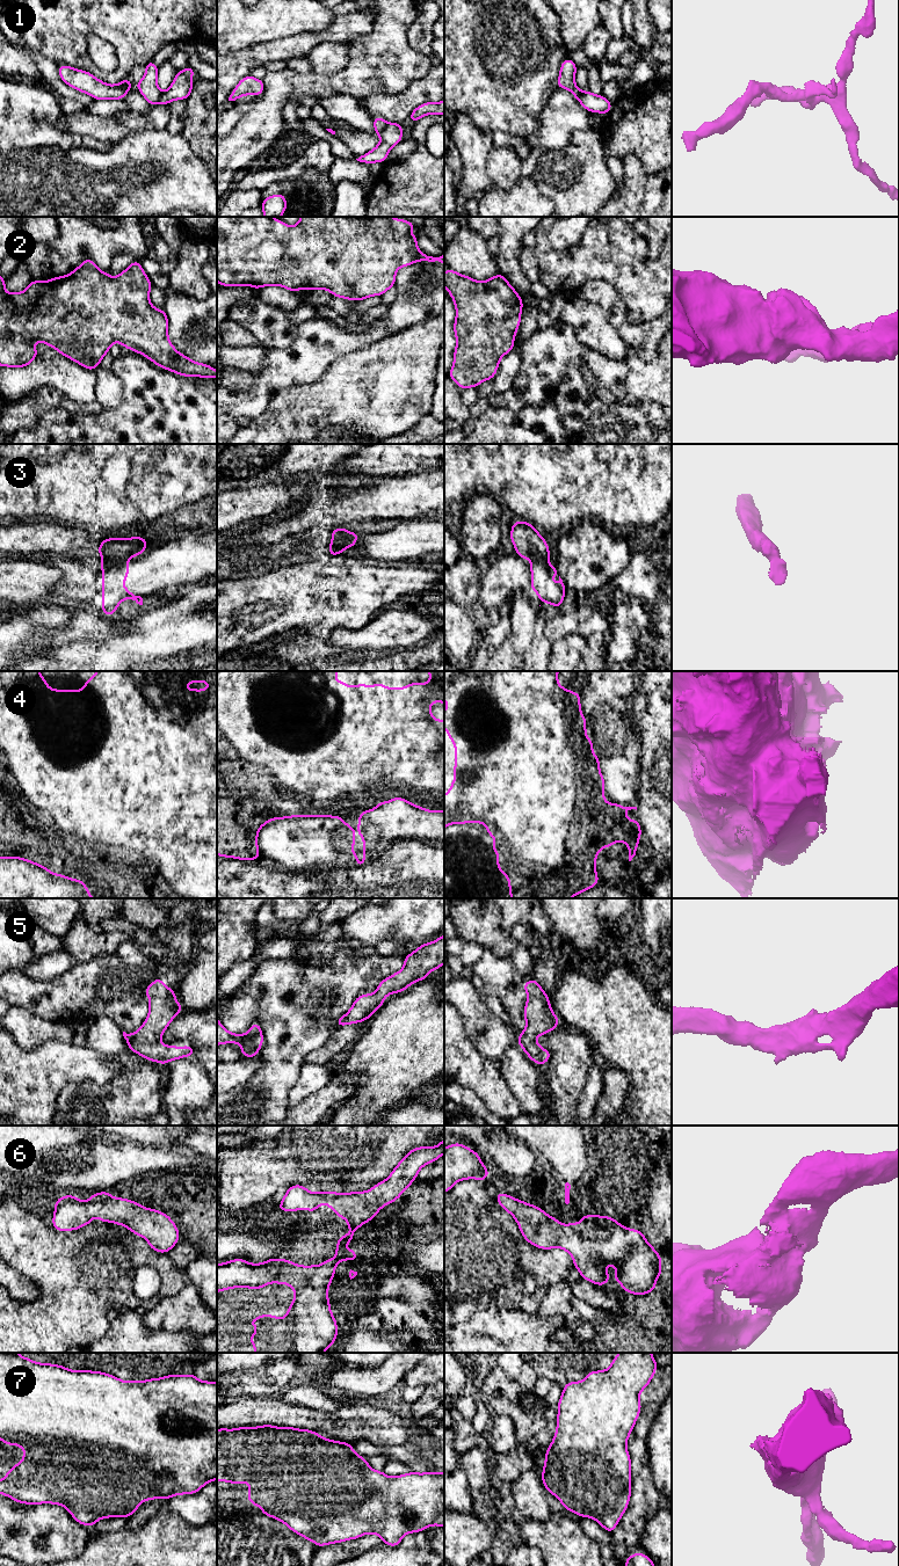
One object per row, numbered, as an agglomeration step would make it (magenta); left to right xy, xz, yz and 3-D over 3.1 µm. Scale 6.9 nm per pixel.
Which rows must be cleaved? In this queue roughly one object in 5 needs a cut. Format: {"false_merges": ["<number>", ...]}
{"false_merges": ["1", "3"]}

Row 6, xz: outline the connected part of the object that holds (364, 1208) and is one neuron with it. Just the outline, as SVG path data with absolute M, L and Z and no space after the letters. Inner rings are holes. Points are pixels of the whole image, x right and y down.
M444 1138L437 1146L414 1148L403 1157L387 1179L365 1192L312 1193L305 1186L293 1185L288 1188L278 1210L280 1212L290 1210L296 1214L297 1209L306 1209L313 1214L325 1202L339 1218L347 1219L349 1230L356 1231L375 1218L383 1207L398 1200L418 1178L418 1172L442 1155L444 1155Z

